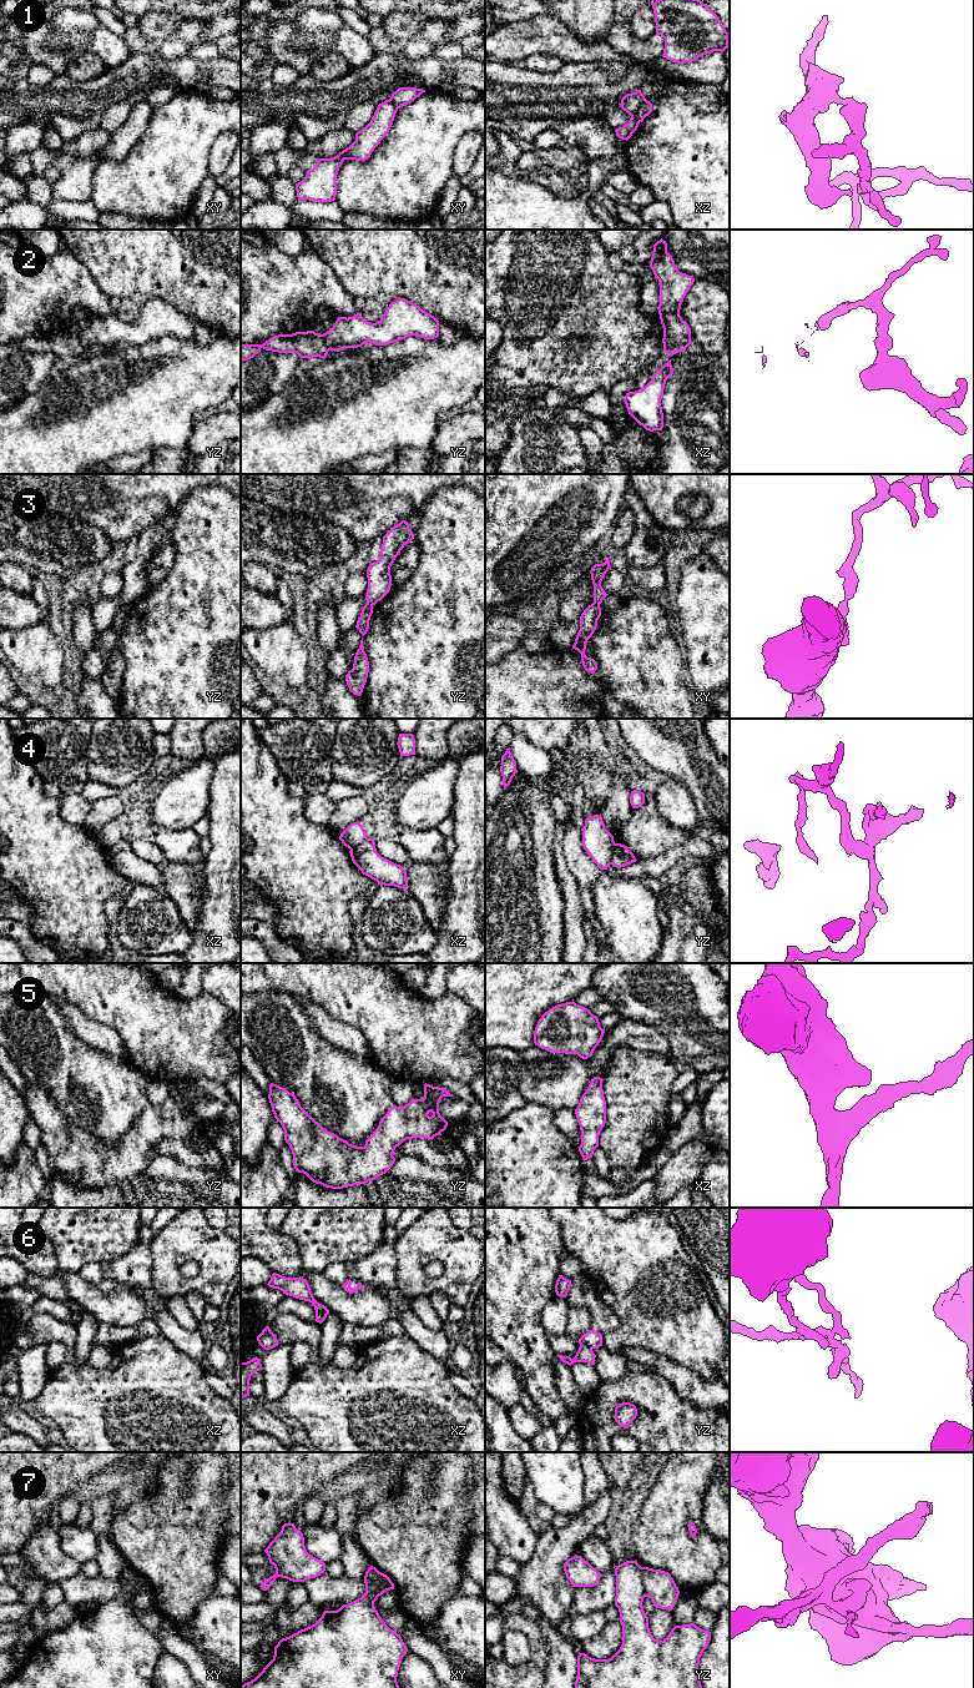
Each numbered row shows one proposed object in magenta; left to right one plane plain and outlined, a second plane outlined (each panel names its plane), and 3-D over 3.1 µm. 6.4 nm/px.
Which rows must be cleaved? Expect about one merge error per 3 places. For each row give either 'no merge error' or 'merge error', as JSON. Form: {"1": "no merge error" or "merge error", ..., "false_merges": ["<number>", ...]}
{"1": "merge error", "2": "no merge error", "3": "merge error", "4": "merge error", "5": "no merge error", "6": "merge error", "7": "merge error", "false_merges": ["1", "3", "4", "6", "7"]}

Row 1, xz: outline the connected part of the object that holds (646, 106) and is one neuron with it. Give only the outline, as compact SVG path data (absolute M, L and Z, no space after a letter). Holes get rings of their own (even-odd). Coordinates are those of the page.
M645 100L645 101L641 104L641 106L639 107L639 111L637 111L637 114L636 114L636 120L637 120L637 122L639 122L639 124L642 122L644 119L645 119L646 116L649 116L651 112L652 112L652 104L651 104L650 101Z

